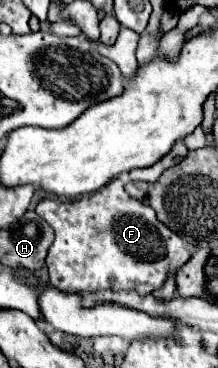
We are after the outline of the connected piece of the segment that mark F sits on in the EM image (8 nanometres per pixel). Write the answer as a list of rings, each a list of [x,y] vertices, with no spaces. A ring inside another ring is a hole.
[[[112,179],[104,189],[96,193],[62,201],[58,197],[46,197],[36,205],[36,213],[54,229],[56,239],[48,251],[46,267],[50,273],[50,285],[76,293],[76,291],[102,291],[102,289],[136,289],[138,293],[152,293],[160,289],[170,273],[176,273],[182,267],[190,253],[184,247],[184,241],[172,233],[164,223],[156,219],[156,211],[150,205],[144,205],[140,199],[134,199],[126,193],[122,179]]]

